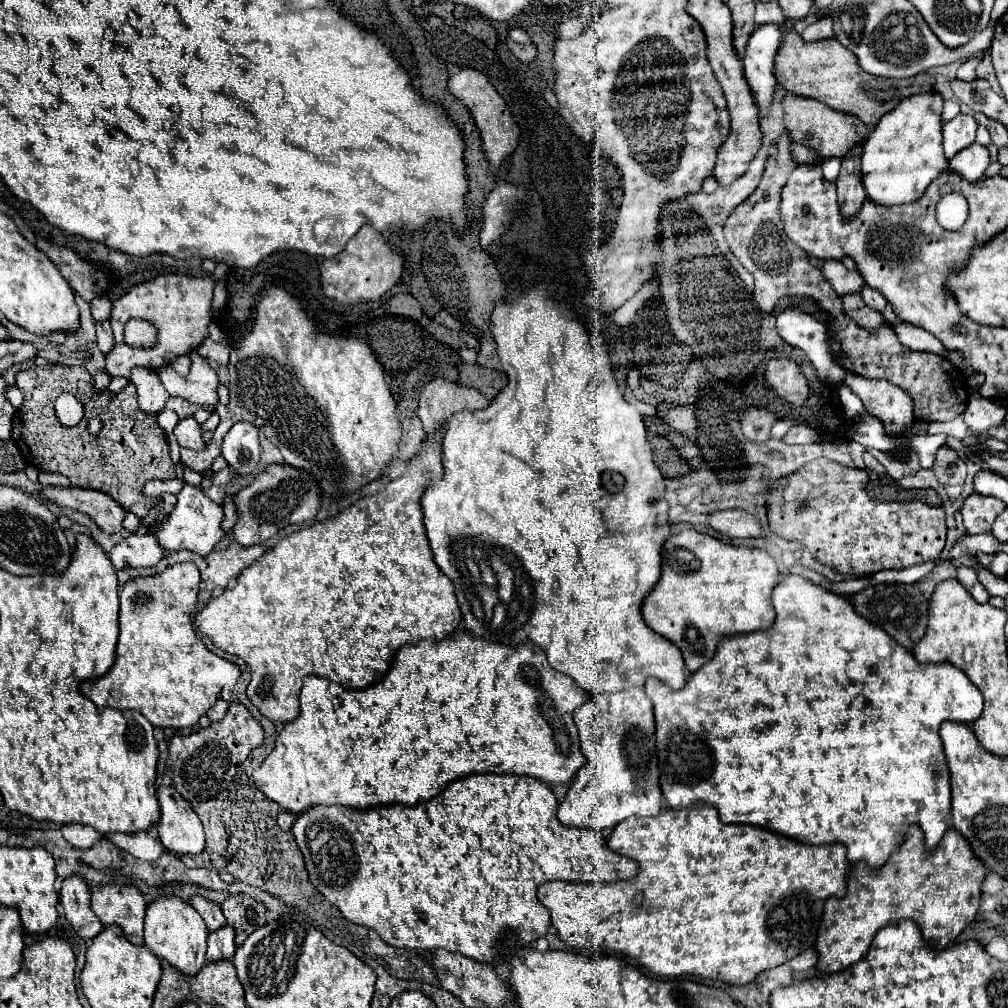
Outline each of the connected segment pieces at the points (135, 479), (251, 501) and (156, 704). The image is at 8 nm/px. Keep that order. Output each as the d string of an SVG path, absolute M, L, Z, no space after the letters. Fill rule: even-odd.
M42 365L20 371L16 375L16 387L22 391L24 403L14 415L12 441L28 465L42 471L58 471L68 477L74 487L102 491L140 519L158 505L158 499L144 495L144 483L150 479L176 479L176 471L170 461L164 431L156 423L156 415L144 415L140 411L132 383L112 399L108 391L94 391L94 379L84 367ZM62 391L72 393L84 405L84 417L76 427L60 425L54 413L54 401ZM92 417L100 417L104 423L98 437L92 437L86 429Z
M268 465L264 473L260 473L248 487L244 487L236 495L236 507L238 523L234 527L234 541L250 547L258 541L274 537L286 525L314 519L316 509L320 509L320 489L316 487L316 481L300 469L288 465Z
M176 563L166 571L150 577L134 577L120 591L120 641L116 647L116 661L112 669L92 681L84 681L80 691L96 705L96 709L134 709L140 711L154 727L192 727L210 707L214 707L220 691L240 679L240 669L210 653L198 631L192 625L192 613L196 611L200 589L200 571L194 563Z

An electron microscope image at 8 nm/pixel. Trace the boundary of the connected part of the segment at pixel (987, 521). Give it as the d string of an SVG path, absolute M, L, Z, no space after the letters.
M972 493L962 505L964 527L970 535L978 535L982 531L990 531L994 519L1006 509L1006 503L996 497L984 497L980 493Z

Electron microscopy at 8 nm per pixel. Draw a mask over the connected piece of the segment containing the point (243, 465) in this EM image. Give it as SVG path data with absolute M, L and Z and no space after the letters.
M248 421L234 423L234 427L224 437L222 457L234 473L234 479L250 475L260 461L258 429Z

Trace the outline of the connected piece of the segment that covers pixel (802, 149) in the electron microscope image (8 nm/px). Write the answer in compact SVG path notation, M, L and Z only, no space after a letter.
M790 143L792 155L796 161L800 164L814 164L817 162L818 154L813 149L806 146L794 143Z

